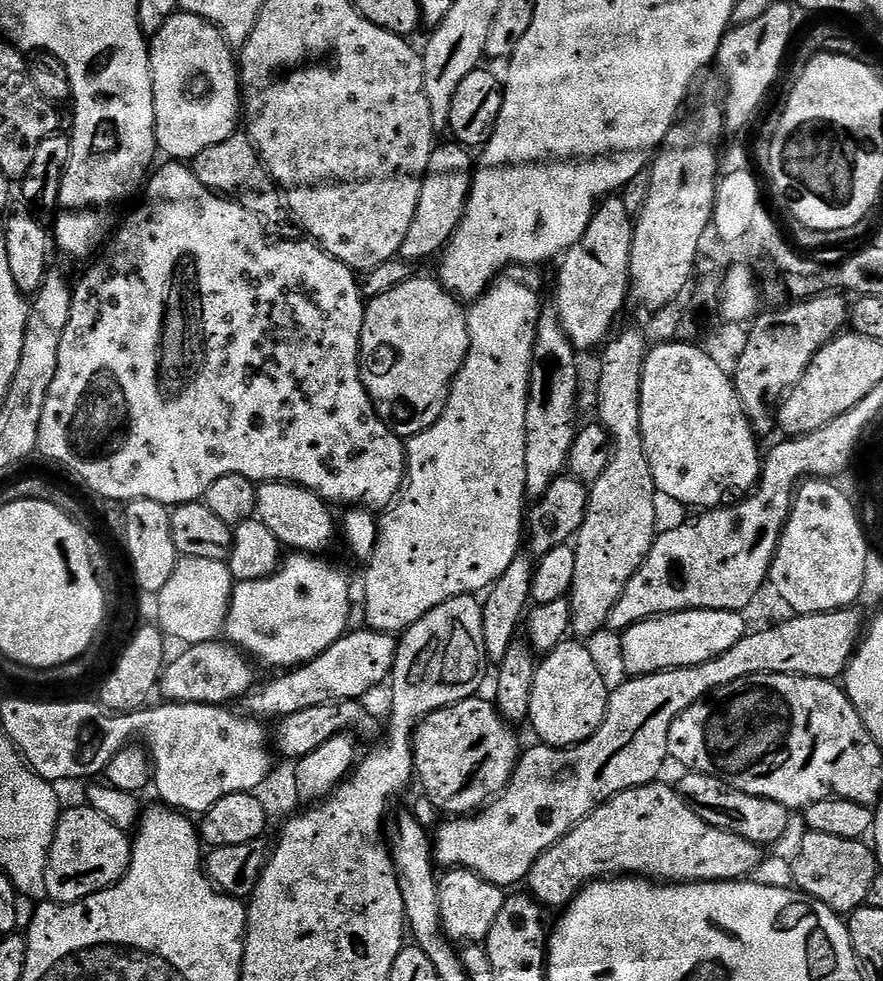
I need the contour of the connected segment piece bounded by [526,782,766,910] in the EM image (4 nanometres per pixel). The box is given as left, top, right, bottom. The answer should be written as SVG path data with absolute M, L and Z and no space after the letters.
M661 782L643 784L637 788L620 792L614 798L610 798L602 806L595 808L586 819L582 822L578 822L578 826L574 826L569 830L557 844L547 848L538 858L538 862L534 862L534 866L530 870L526 881L527 891L531 893L545 909L557 908L557 910L563 910L572 903L572 899L575 898L585 886L605 878L651 878L657 882L687 882L689 884L698 884L701 880L705 880L706 882L714 882L715 880L743 880L751 877L756 872L758 866L766 857L765 849L761 847L761 845L750 842L730 830L722 830L718 826L710 826L710 822L703 820L701 816L680 797L679 791L677 791L673 785L671 788L668 784L660 783Z

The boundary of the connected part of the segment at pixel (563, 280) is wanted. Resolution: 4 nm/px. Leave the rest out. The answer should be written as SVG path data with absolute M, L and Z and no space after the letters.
M613 194L596 207L596 212L590 218L590 226L586 226L586 234L582 234L582 238L578 238L575 246L569 248L559 261L559 264L561 263L560 277L556 280L554 307L560 318L560 324L566 330L566 334L577 353L584 354L584 352L596 347L599 349L609 339L616 315L623 310L624 303L629 303L632 283L630 278L630 250L632 249L633 227L634 215L626 210L626 205L621 197Z

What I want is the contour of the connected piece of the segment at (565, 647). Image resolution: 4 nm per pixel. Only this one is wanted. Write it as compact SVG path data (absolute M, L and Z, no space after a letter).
M576 638L563 640L536 665L527 723L536 731L535 739L550 748L572 748L586 742L600 729L608 713L610 687L600 673L595 654L584 644Z

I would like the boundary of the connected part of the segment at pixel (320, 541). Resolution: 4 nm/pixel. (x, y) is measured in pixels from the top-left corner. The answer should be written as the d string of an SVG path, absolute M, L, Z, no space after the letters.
M269 480L261 483L256 490L256 511L258 519L266 526L270 526L273 532L280 540L285 549L295 550L300 554L320 554L323 548L331 542L335 536L338 536L338 528L332 525L333 509L324 501L321 496L314 494L308 488L300 488L297 484L287 484L281 480Z

